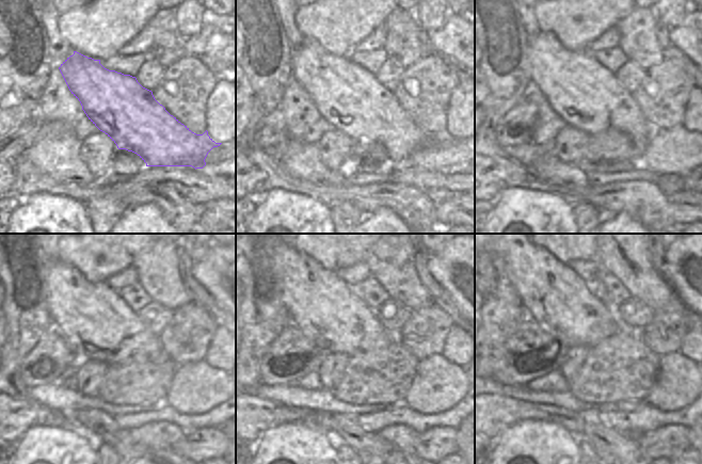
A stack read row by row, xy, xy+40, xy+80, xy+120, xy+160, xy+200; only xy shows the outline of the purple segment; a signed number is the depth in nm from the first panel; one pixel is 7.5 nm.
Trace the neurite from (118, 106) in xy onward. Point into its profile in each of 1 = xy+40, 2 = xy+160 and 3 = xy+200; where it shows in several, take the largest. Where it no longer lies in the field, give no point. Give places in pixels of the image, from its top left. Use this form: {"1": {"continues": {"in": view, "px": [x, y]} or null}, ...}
{"1": {"continues": {"in": "xy+40", "px": [348, 96]}}, "2": {"continues": {"in": "xy+160", "px": [317, 297]}}, "3": {"continues": {"in": "xy+200", "px": [556, 297]}}}

